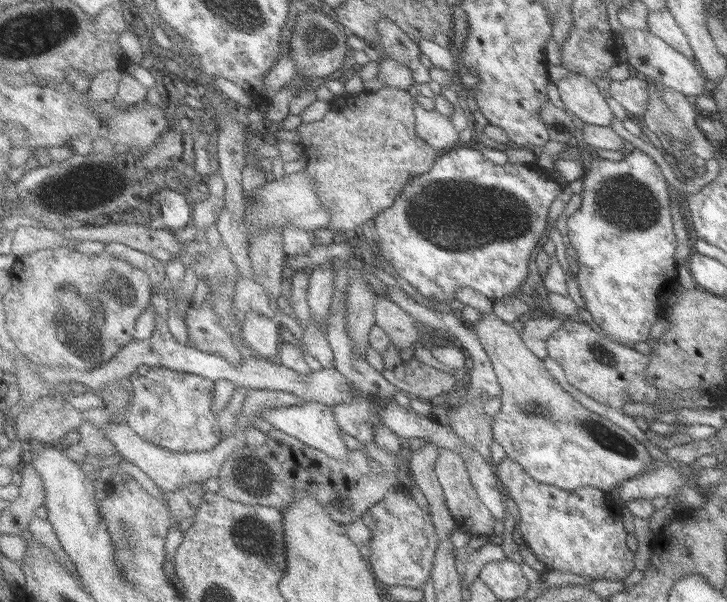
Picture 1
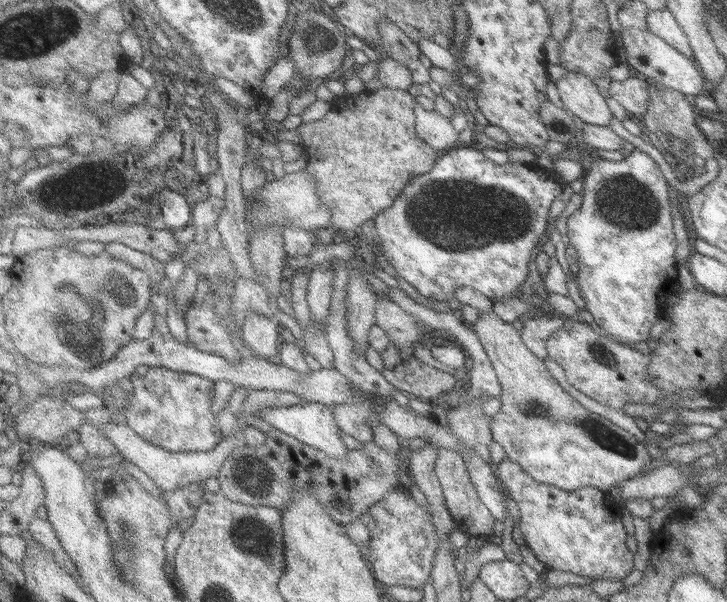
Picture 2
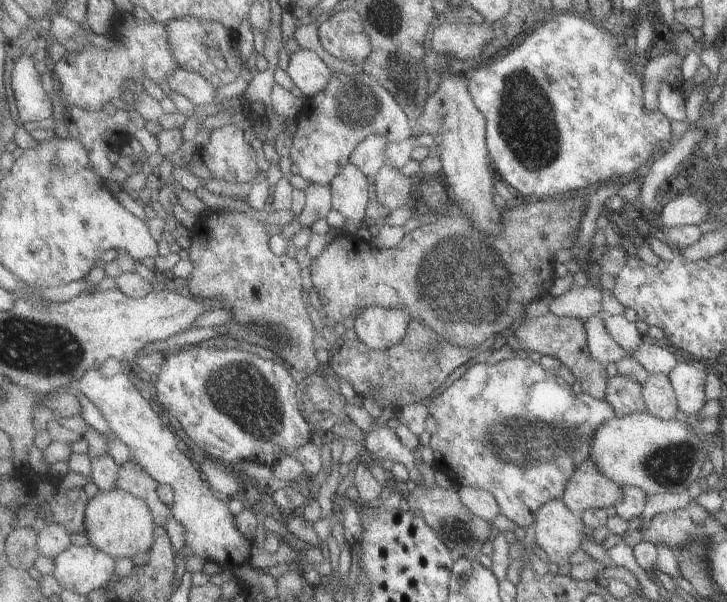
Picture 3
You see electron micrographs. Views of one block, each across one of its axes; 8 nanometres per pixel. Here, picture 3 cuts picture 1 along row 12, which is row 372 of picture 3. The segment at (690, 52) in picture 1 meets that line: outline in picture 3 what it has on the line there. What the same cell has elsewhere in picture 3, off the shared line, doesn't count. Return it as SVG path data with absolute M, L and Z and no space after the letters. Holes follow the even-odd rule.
M649 338L631 356L637 358L651 374L667 374L667 376L671 376L675 372L675 368L679 366L677 356L669 348L661 348L661 344L657 344L657 342L649 340Z

